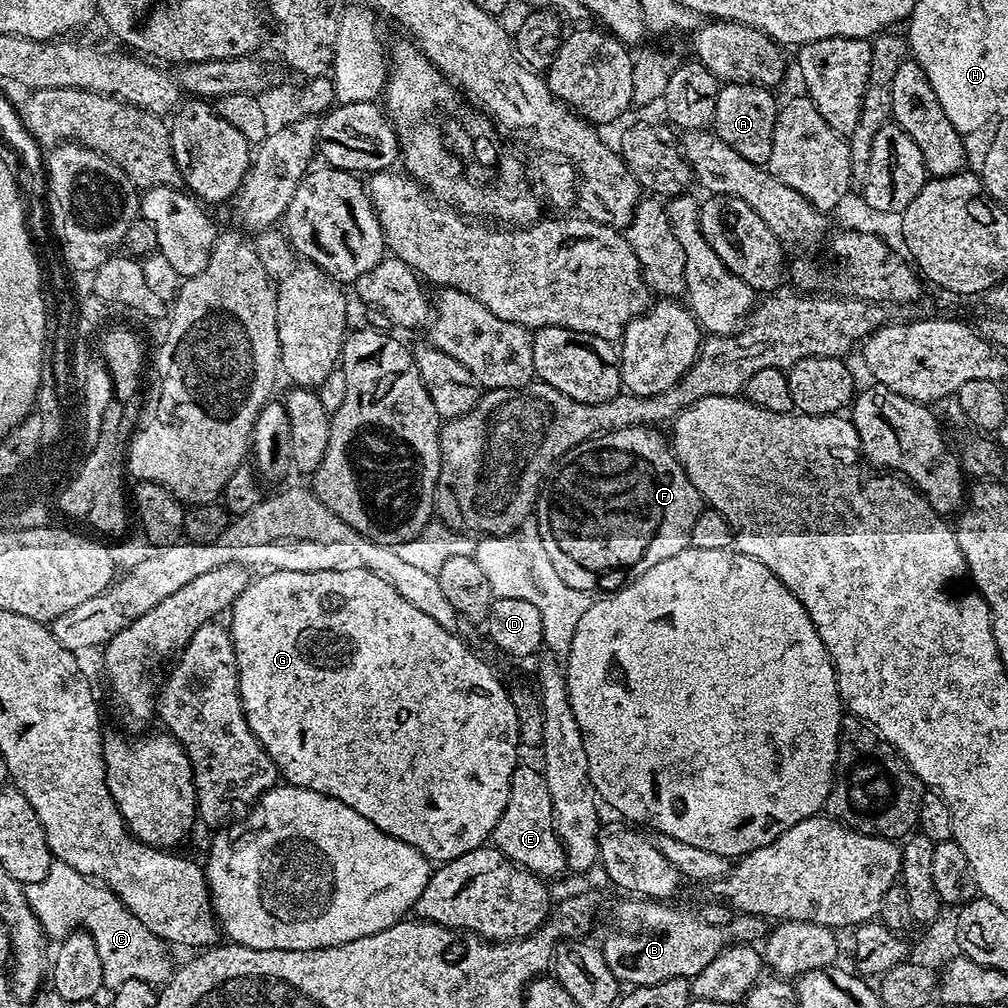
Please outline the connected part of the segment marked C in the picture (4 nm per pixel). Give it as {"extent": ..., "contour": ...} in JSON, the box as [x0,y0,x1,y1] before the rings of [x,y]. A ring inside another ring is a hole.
{"extent":[27,862,174,990],"contour":[[[59,862],[50,866],[50,874],[42,882],[27,885],[28,905],[38,923],[44,927],[45,937],[59,942],[71,932],[83,930],[94,938],[98,958],[102,958],[104,988],[115,990],[122,982],[145,980],[153,986],[167,984],[174,971],[164,941],[150,934],[135,914],[103,884],[83,876],[78,870]]]}

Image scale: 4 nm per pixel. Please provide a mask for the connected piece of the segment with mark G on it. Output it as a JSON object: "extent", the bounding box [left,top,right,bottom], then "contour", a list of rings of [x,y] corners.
{"extent":[230,570,522,862],"contour":[[[268,570],[257,576],[260,577],[257,580],[255,577],[248,583],[246,590],[242,590],[242,594],[238,594],[238,598],[232,604],[230,609],[230,617],[232,616],[230,631],[234,654],[236,655],[238,670],[240,671],[240,697],[242,698],[242,706],[246,714],[246,722],[250,726],[250,730],[258,738],[258,742],[268,751],[270,758],[276,763],[279,775],[289,784],[309,788],[318,794],[326,794],[327,796],[338,798],[340,802],[346,802],[346,806],[350,806],[350,810],[358,810],[358,814],[362,814],[362,818],[374,822],[374,826],[381,828],[388,836],[393,836],[402,842],[411,844],[429,862],[453,860],[470,850],[481,847],[491,837],[492,831],[496,829],[496,823],[500,821],[502,814],[506,810],[508,799],[510,798],[512,775],[518,761],[521,759],[520,728],[522,728],[522,721],[518,718],[518,714],[514,710],[514,702],[510,702],[510,694],[504,689],[504,681],[500,679],[496,669],[479,654],[468,656],[467,647],[469,645],[465,641],[459,640],[457,636],[450,634],[446,630],[442,630],[442,626],[438,626],[434,622],[434,618],[422,614],[422,610],[412,608],[410,602],[406,602],[406,598],[402,598],[402,594],[398,594],[398,590],[394,590],[394,586],[390,586],[390,582],[378,578],[378,574],[374,574],[370,570],[314,570],[313,572],[299,572],[298,570],[277,572]]]}

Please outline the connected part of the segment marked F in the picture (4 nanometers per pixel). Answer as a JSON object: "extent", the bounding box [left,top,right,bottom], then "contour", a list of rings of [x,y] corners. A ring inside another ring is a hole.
{"extent":[534,426,702,592],"contour":[[[641,426],[618,430],[605,436],[595,436],[593,440],[587,440],[574,446],[565,456],[556,461],[534,505],[534,518],[538,522],[538,530],[542,534],[542,546],[546,546],[546,554],[550,554],[550,562],[554,562],[554,570],[558,574],[558,578],[562,578],[562,582],[566,582],[566,586],[574,586],[574,590],[583,592],[592,590],[595,584],[604,588],[600,590],[623,586],[629,580],[646,574],[646,570],[650,570],[650,566],[655,566],[657,562],[662,562],[666,558],[674,558],[674,554],[690,547],[690,530],[694,527],[694,522],[698,519],[702,507],[700,492],[694,486],[694,482],[690,482],[690,478],[684,473],[684,468],[672,452],[671,443],[665,437],[663,440],[656,432],[659,431],[655,427]]]}

